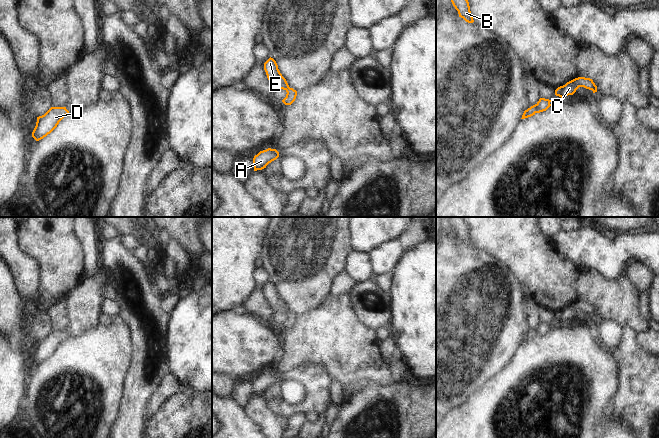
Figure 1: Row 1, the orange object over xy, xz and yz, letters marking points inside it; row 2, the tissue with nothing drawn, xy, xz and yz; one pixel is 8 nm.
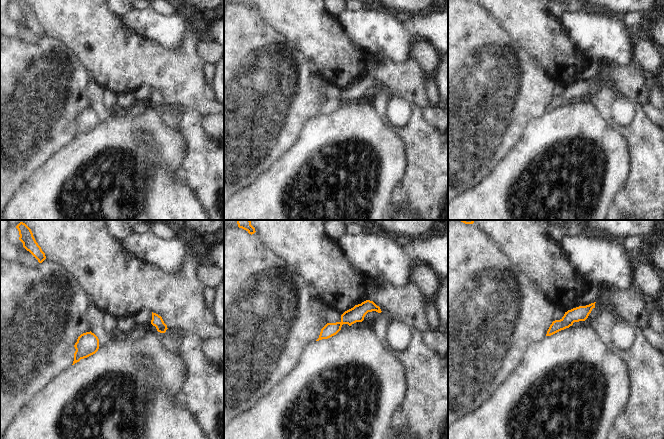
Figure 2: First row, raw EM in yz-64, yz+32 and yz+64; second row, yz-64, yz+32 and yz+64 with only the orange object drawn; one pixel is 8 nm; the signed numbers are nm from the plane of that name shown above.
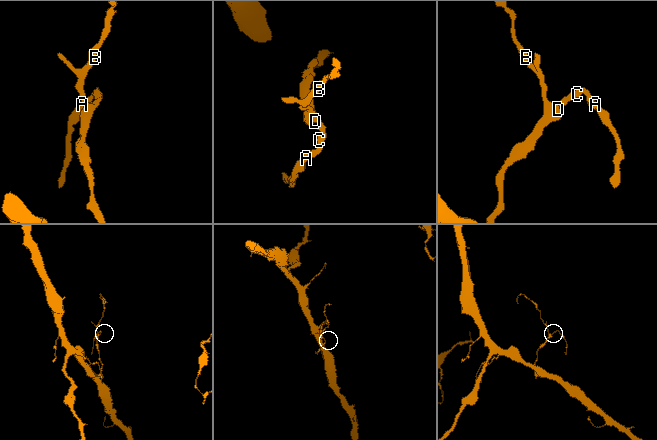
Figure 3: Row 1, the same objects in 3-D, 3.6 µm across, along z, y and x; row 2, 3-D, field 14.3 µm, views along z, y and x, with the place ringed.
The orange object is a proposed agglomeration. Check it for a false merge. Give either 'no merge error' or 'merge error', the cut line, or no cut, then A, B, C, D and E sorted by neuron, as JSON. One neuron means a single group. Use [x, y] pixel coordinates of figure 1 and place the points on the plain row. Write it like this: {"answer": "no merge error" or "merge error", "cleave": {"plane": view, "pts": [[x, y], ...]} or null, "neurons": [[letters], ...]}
{"answer": "no merge error", "cleave": null, "neurons": [["A", "B", "C", "D", "E"]]}

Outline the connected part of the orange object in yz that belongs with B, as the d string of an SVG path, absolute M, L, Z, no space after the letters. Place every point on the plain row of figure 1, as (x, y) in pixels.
M450 217L451 226L455 233L458 235L459 241L463 242L468 247L473 247L473 241L470 235L468 224L462 217Z

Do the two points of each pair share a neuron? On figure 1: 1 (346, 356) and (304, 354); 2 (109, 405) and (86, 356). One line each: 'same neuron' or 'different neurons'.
1: same neuron
2: same neuron

